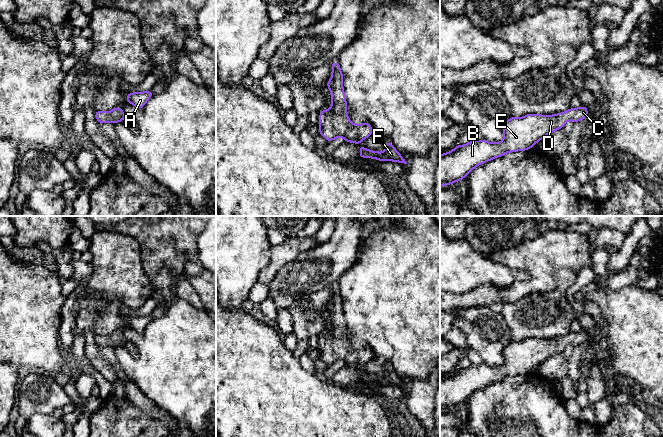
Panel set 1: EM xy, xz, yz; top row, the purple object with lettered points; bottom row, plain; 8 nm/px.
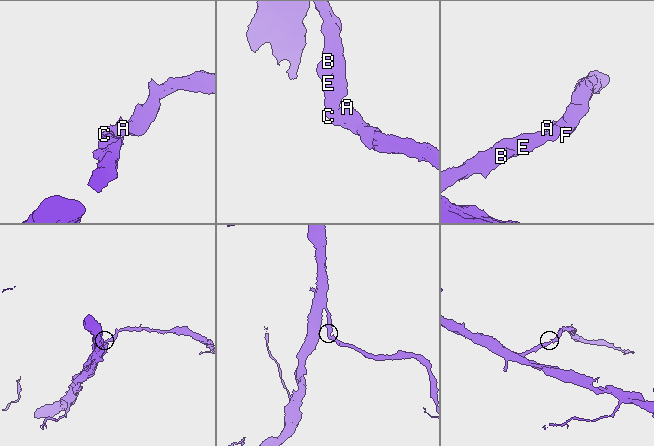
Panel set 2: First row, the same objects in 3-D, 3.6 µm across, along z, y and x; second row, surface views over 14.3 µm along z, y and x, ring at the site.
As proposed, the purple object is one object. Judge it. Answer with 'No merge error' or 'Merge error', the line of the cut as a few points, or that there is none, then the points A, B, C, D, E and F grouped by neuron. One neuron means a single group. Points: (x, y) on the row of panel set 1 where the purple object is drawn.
No merge error. No split. Groups: A B C D E F

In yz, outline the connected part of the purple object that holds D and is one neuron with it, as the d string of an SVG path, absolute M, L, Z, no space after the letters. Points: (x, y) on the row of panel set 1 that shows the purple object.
M586 106L570 108L554 115L527 114L521 118L512 116L503 126L504 138L501 142L490 143L484 139L471 140L468 144L457 145L452 151L440 155L440 186L446 186L464 179L476 166L486 163L494 158L501 157L508 152L524 151L546 137L548 134L562 129L568 120L574 123L585 119L588 115Z

